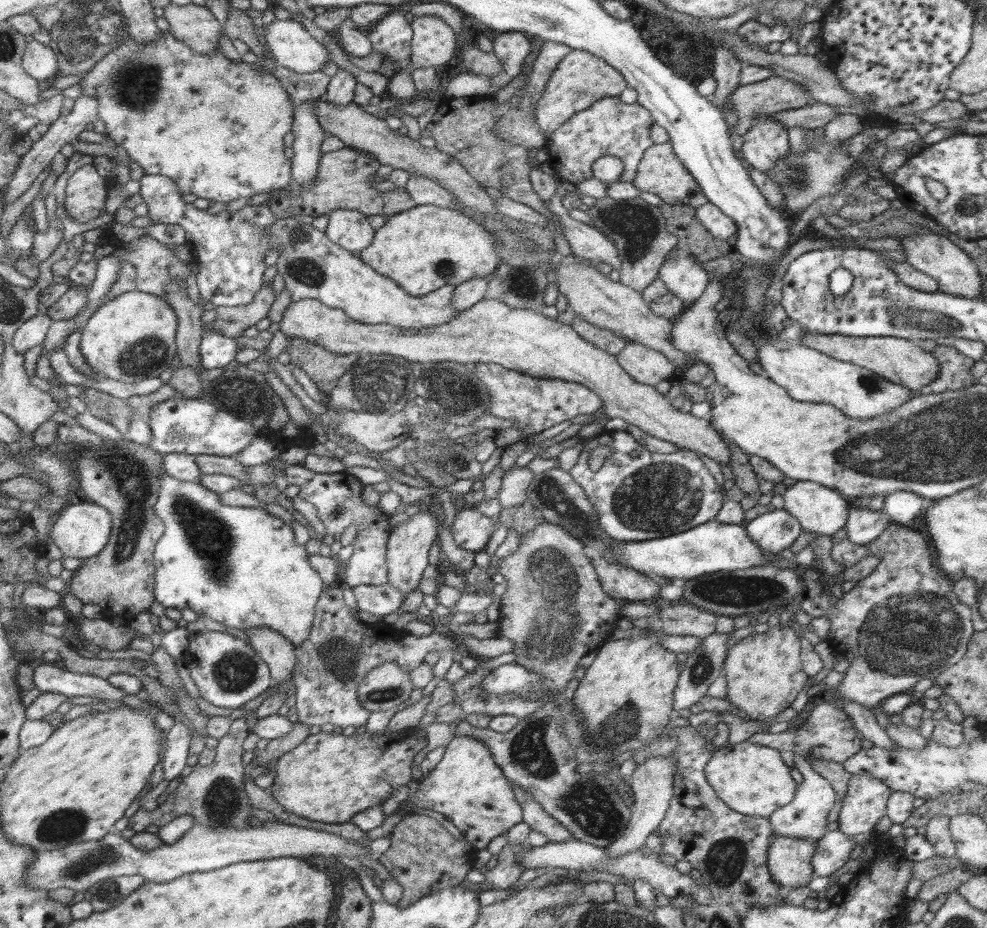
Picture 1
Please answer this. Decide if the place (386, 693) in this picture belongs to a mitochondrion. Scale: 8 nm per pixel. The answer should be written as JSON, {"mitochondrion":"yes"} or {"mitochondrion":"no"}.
{"mitochondrion":"yes"}

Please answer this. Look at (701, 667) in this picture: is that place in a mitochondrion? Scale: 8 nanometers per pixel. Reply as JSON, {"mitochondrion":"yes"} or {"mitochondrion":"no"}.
{"mitochondrion":"yes"}

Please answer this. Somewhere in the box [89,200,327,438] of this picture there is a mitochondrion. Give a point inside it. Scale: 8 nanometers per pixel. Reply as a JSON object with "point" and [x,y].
{"point":[148,354]}

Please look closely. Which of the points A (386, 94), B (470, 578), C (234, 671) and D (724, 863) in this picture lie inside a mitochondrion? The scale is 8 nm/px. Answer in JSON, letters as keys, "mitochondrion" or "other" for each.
{"A":"other","B":"other","C":"mitochondrion","D":"mitochondrion"}

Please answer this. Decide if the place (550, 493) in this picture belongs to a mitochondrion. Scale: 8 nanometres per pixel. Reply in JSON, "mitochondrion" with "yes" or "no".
{"mitochondrion":"yes"}

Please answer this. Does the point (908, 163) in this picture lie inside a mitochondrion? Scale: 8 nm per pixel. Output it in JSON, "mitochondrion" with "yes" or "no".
{"mitochondrion":"no"}

